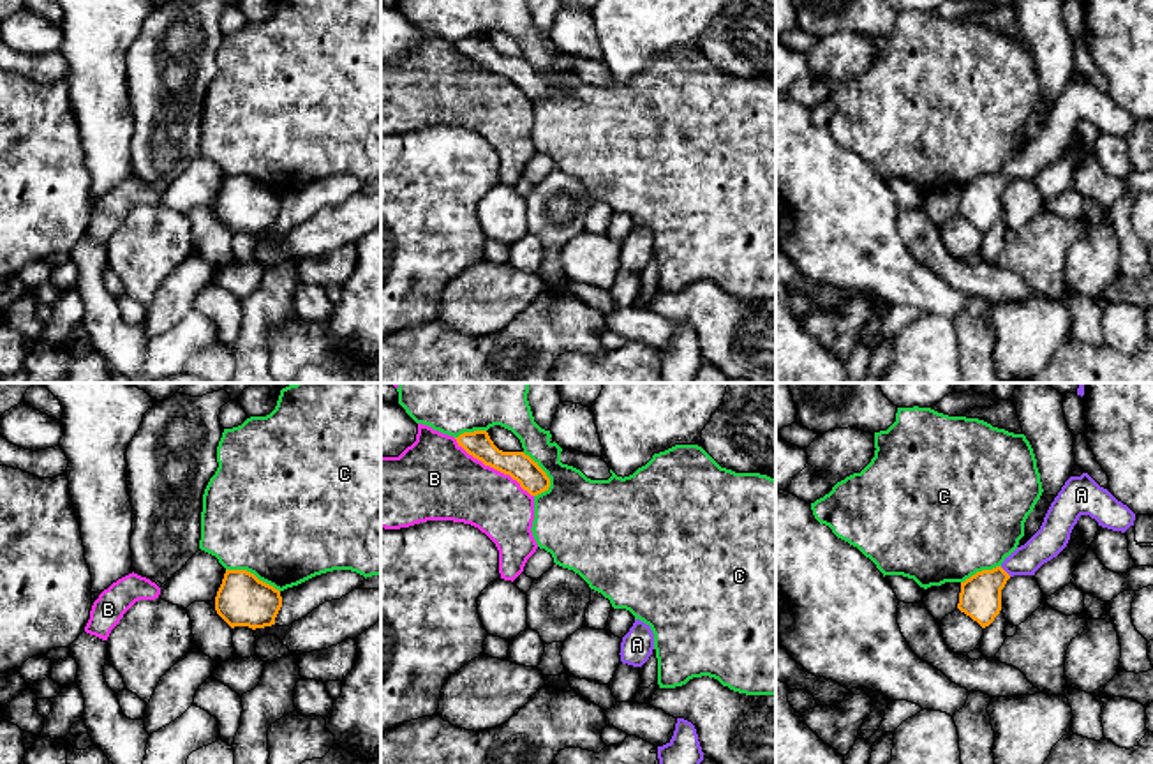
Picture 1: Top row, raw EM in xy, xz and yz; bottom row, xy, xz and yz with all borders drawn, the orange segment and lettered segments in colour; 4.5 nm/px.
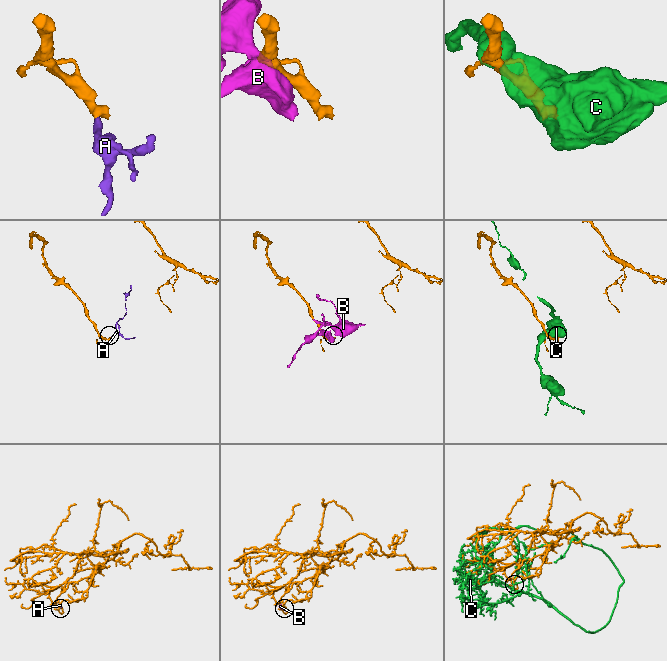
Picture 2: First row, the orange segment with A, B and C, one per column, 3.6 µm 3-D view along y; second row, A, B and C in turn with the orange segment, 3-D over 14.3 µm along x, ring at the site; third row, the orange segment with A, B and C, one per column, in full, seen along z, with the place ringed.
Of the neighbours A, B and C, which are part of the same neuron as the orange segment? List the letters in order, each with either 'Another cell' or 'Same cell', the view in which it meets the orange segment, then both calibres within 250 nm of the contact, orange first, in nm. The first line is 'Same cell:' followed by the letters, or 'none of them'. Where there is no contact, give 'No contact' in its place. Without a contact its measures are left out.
Same cell: A
A: Same cell. Touches orange in yz. Thickness 190 nm (orange) against 150 nm
B: Another cell. Touches orange in xz. Thickness 120 nm (orange) against 360 nm
C: Another cell. Touches orange in xz. Thickness 120 nm (orange) against 380 nm

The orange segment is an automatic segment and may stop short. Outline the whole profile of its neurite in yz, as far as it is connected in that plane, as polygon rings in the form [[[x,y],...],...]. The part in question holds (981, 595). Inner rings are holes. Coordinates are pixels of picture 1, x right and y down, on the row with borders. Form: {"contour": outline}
{"contour": [[[1088,473],[1070,476],[1051,503],[1040,529],[1005,561],[982,570],[961,582],[957,609],[989,626],[1001,610],[1001,589],[1014,575],[1035,572],[1056,558],[1068,543],[1081,515],[1090,515],[1098,526],[1125,533],[1134,526],[1135,513],[1100,487]]]}

